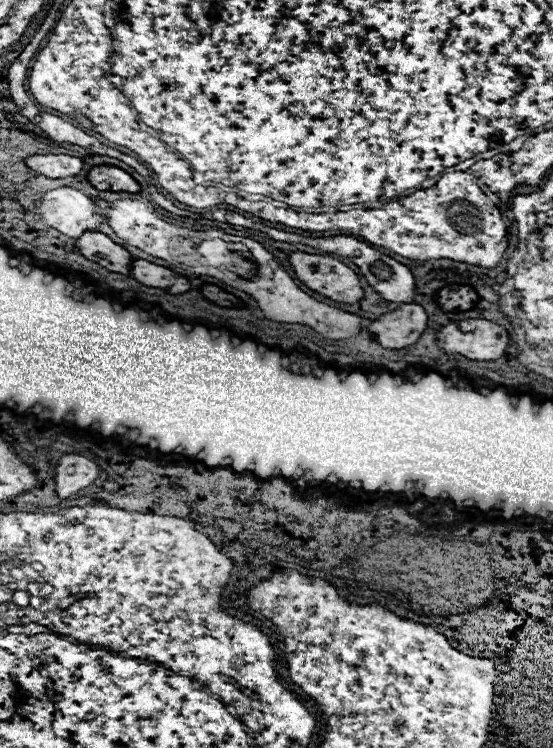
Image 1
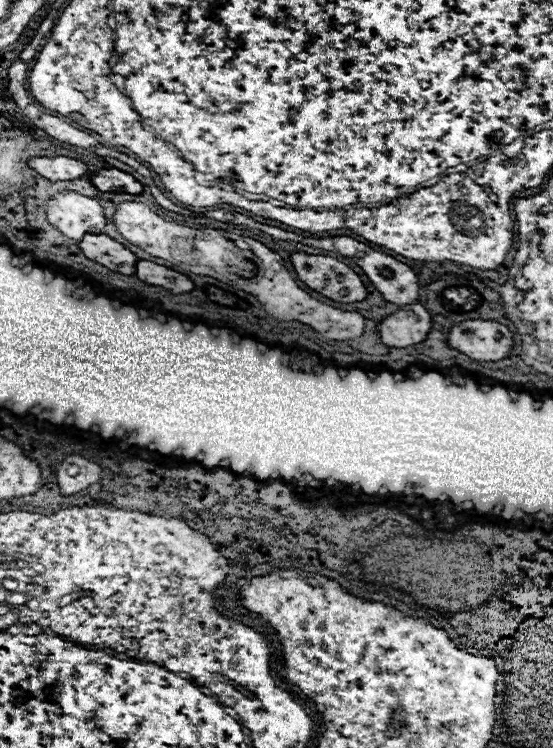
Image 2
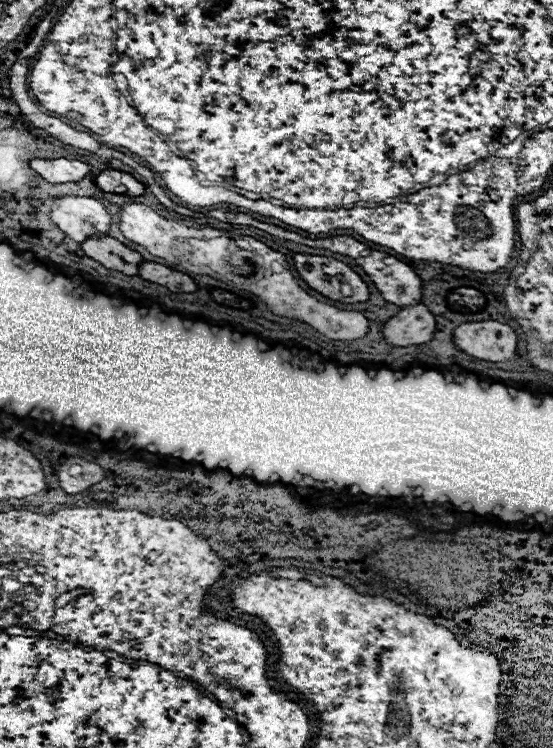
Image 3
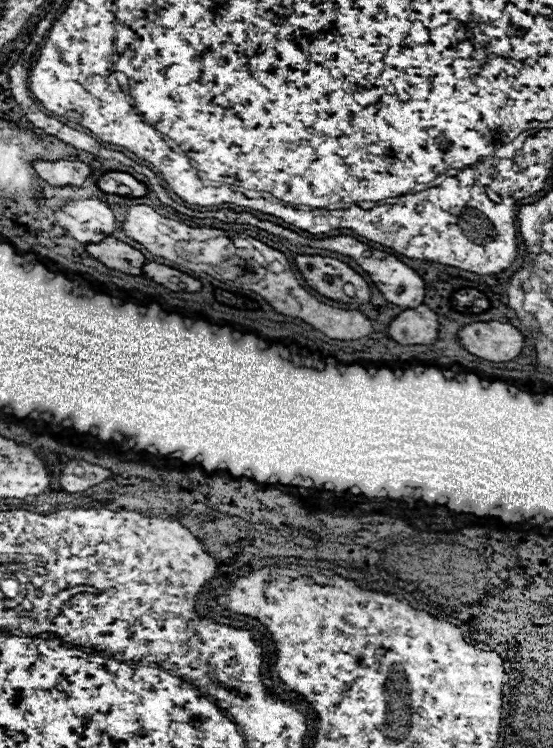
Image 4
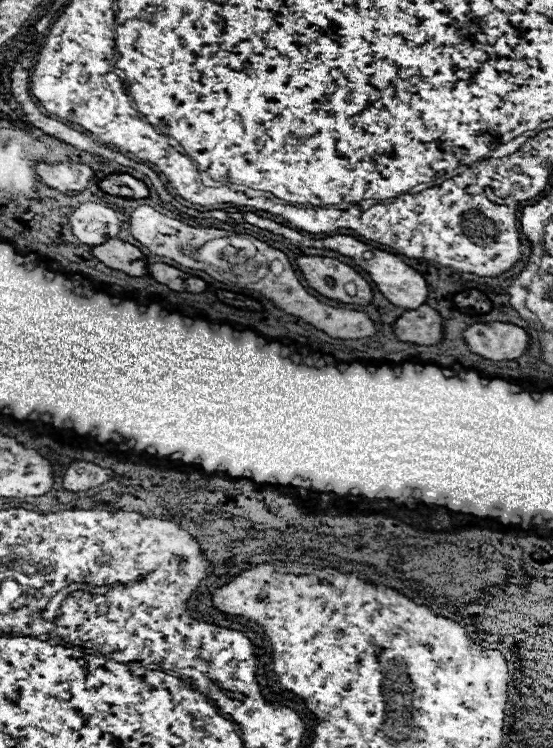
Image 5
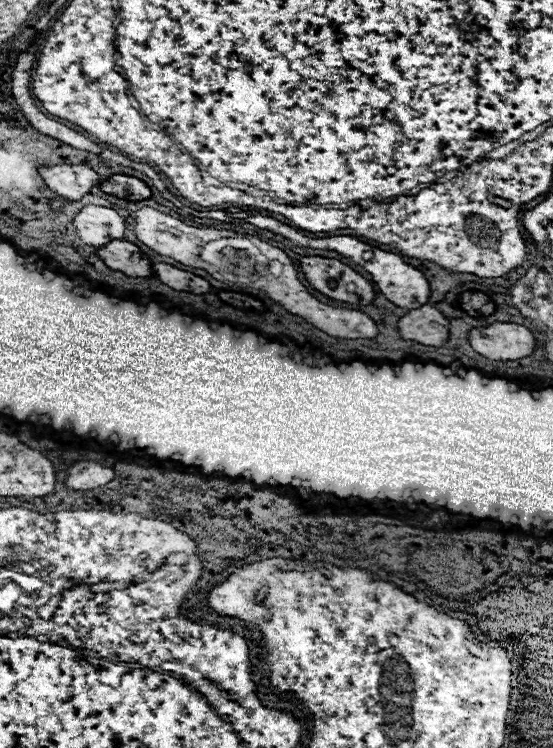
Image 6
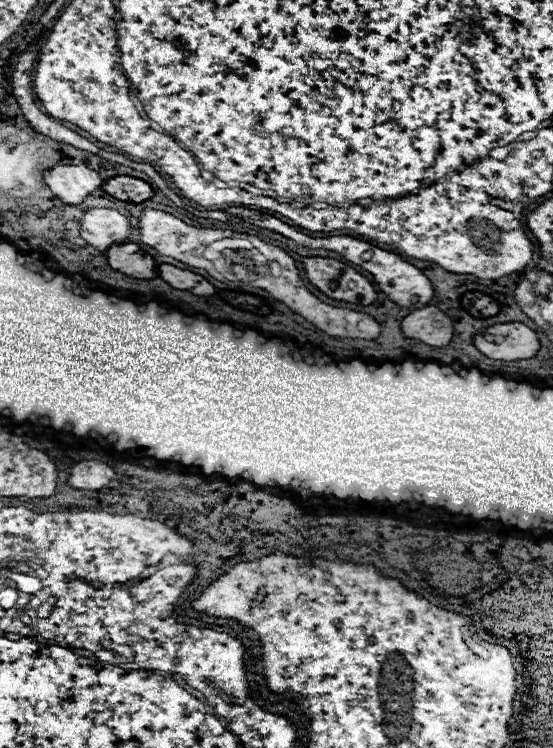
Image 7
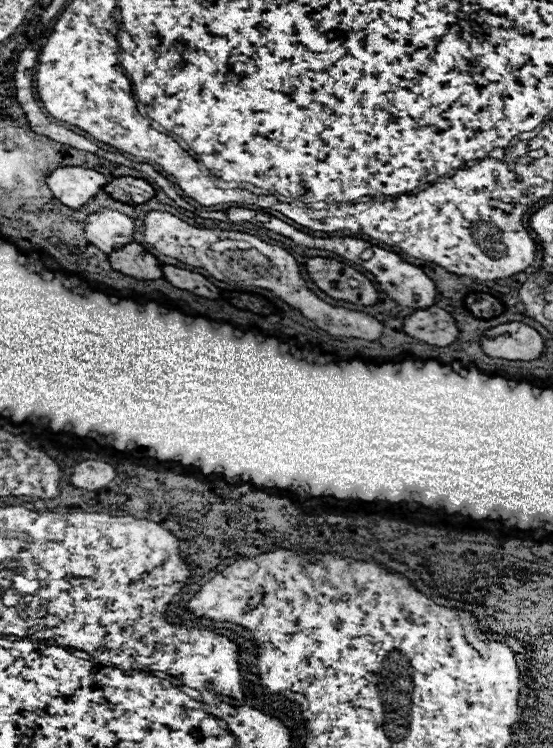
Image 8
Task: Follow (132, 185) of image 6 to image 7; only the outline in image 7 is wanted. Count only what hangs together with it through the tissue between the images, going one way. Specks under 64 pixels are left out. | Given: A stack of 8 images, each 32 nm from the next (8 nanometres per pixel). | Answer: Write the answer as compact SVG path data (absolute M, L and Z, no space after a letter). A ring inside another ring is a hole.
M114 176L102 184L102 190L124 202L144 202L154 196L150 184L132 176Z

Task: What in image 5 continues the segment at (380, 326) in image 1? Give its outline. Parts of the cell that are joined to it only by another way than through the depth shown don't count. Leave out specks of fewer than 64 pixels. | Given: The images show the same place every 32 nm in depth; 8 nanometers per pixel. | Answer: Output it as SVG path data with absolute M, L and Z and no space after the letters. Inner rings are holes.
M422 304L416 310L406 310L396 320L394 334L402 342L434 346L444 340L444 320L434 308Z

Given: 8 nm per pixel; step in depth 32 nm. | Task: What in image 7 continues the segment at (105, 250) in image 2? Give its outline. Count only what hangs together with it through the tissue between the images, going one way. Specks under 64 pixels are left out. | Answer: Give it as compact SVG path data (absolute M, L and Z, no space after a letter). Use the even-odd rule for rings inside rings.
M114 244L106 252L108 264L114 270L120 270L134 278L158 278L156 262L150 254L146 254L138 244Z

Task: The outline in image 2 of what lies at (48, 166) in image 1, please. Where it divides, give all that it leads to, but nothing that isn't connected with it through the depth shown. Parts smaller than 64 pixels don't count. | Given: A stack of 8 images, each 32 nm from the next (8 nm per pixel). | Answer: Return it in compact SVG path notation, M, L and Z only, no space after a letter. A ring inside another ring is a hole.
M56 156L56 158L30 158L28 166L36 170L40 176L44 176L50 182L58 180L76 180L86 174L86 164L76 160L76 158L66 158L66 156Z

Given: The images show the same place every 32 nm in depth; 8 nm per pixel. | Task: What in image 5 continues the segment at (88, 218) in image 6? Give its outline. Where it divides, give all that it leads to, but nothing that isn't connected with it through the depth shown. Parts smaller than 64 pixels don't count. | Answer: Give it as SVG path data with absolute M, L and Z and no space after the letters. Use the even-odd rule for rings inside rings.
M94 202L82 204L70 216L68 222L72 226L74 236L78 236L80 242L92 244L92 246L98 246L110 238L116 238L122 230L122 220L116 216L116 212Z

